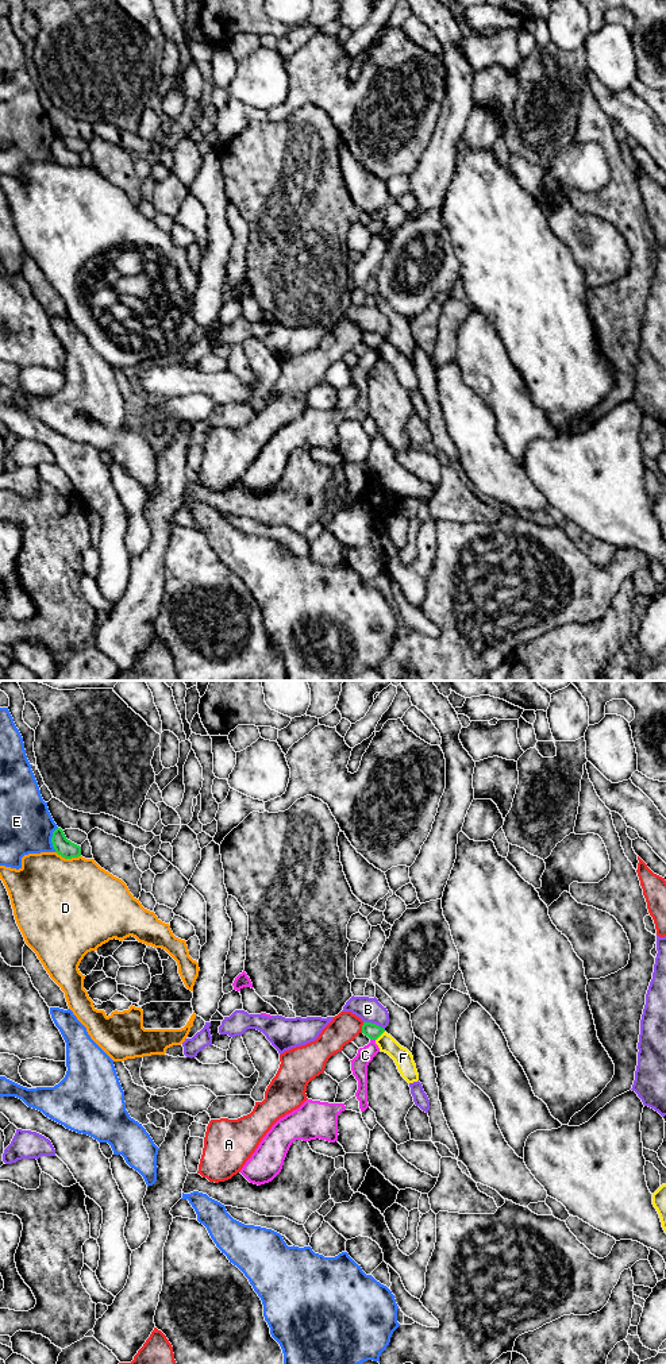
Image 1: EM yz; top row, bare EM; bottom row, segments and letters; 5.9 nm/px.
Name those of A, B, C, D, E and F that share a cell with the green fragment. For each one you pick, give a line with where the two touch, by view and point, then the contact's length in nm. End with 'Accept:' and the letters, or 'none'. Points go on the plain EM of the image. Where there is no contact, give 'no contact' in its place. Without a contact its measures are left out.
Accept: none

